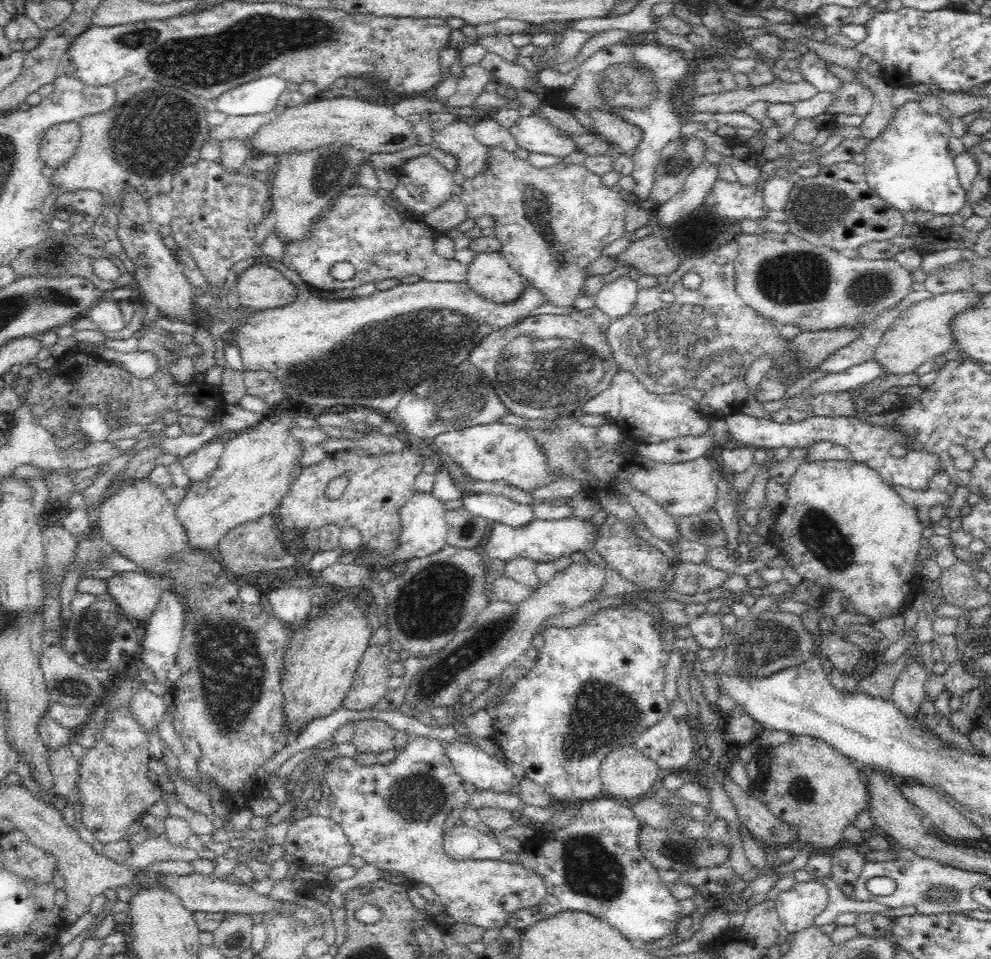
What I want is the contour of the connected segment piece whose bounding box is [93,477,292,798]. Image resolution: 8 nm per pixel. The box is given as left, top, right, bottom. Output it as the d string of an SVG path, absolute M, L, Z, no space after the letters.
M148 477L141 479L132 479L131 481L124 481L119 485L114 485L113 488L117 488L118 493L112 493L109 497L106 497L99 504L99 517L94 525L96 530L104 539L105 544L109 544L116 552L119 552L122 556L128 558L128 560L134 561L139 566L142 566L148 572L160 577L157 574L164 574L164 579L170 580L168 587L180 595L180 599L184 601L184 607L187 608L185 613L185 626L183 631L183 638L180 642L178 653L176 654L176 666L180 667L182 676L178 679L178 682L174 684L172 688L174 693L174 705L175 711L173 712L173 726L175 727L176 734L179 735L181 740L190 738L195 740L202 751L202 758L198 760L198 775L199 790L204 793L208 793L208 786L215 786L219 788L225 798L226 795L230 794L243 794L244 796L250 797L251 794L256 794L256 788L250 784L253 782L256 770L261 766L264 766L269 759L272 758L273 754L281 752L285 746L288 745L288 739L286 739L286 731L284 731L284 711L283 706L283 693L281 690L281 684L283 680L284 667L284 656L286 654L286 648L290 644L291 633L288 630L292 628L286 628L285 625L279 618L272 616L269 608L265 603L260 603L256 606L250 606L241 601L239 597L239 585L233 574L230 574L223 564L220 562L218 556L209 555L203 550L192 548L188 543L188 537L185 533L185 528L180 524L180 521L176 518L176 507L168 501L163 490L156 485L150 483Z

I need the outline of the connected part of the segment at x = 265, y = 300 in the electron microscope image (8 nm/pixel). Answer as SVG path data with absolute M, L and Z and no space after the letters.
M262 261L246 268L237 282L239 302L248 310L278 308L294 302L298 296L294 284L285 275Z

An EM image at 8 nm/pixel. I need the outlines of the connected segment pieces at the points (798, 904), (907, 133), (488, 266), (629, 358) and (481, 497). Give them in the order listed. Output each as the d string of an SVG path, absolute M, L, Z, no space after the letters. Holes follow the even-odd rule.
M799 876L792 888L780 892L775 904L780 921L784 923L788 934L796 934L814 925L814 918L826 908L828 899L829 893L820 881L806 881L802 876Z
M918 101L906 102L896 109L892 122L886 129L864 150L865 169L868 185L890 206L897 210L915 212L924 210L935 216L951 217L963 208L967 193L962 189L961 178L954 165L954 158L948 150L951 137L950 119L944 119L939 113L929 114L920 107Z
M500 251L476 253L467 269L467 284L480 297L494 303L512 302L524 290L525 280L515 272Z
M734 239L716 250L700 255L699 258L685 257L675 272L658 278L656 286L638 290L634 308L628 314L613 319L607 330L607 341L612 347L614 361L622 370L632 373L650 394L683 394L700 406L708 418L714 420L740 413L744 400L748 398L744 376L752 362L760 356L770 354L773 364L783 366L789 378L792 378L792 374L796 376L800 370L800 365L790 361L790 339L780 337L776 323L762 317L736 293L734 262L737 254L738 241ZM688 273L696 273L702 277L698 290L684 288L682 277Z
M471 493L462 498L463 508L476 516L502 522L508 526L526 526L536 519L532 507L494 493Z

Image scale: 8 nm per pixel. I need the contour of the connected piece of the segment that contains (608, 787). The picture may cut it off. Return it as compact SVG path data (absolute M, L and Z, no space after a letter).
M634 745L612 750L599 770L603 796L614 797L624 803L646 798L645 794L661 774L657 765Z

